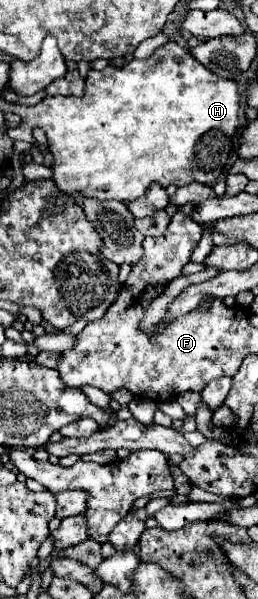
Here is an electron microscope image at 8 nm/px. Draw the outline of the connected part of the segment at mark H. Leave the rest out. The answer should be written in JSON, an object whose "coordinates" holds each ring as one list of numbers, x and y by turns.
{"coordinates":[[170,41,166,45,162,45,160,49,154,51,152,57,144,59,144,61,136,61,132,59,130,63,126,63,122,69,118,67,104,67,102,71,90,71,88,73,90,77,86,79,86,89,84,89,84,95,82,97,62,97,62,95,56,95,56,97,46,97,42,99,38,105,34,107,24,107,20,105,18,113,22,117,22,121,28,121,30,127,42,127,46,131,46,137,48,137,48,151,52,153,54,157,54,163,52,163,52,179,58,187,58,191,62,195,68,197,70,203,74,205,82,205,80,199,100,199,100,201,106,201,106,199,118,199,122,203,130,203,130,201,136,201,138,197,144,195,144,191,148,189,148,185,152,181,160,183,162,187,168,187,168,185,176,185,176,187,182,187,182,185,188,185,192,181,198,181,198,183,204,183,204,185,212,185,216,183,216,179,222,175,224,171,224,165,226,165,226,159,230,155,230,149,232,149,232,141,234,141,234,133,240,125,240,117,238,117,238,107,240,107,240,95,238,95,238,85,234,81,228,81,228,79,220,79,216,77,212,71,208,71,204,65,200,65,184,47,180,47,178,43]]}

